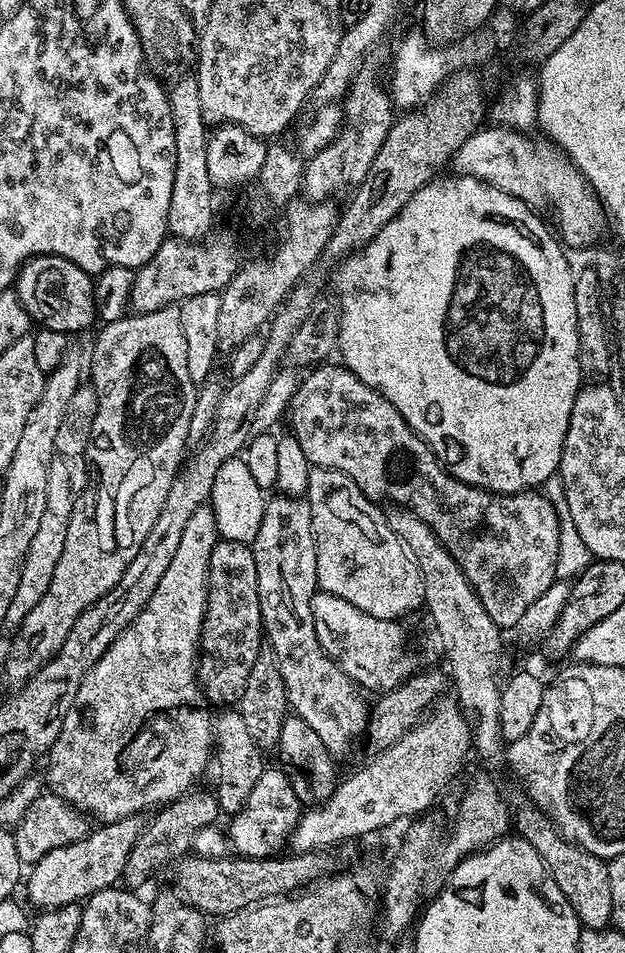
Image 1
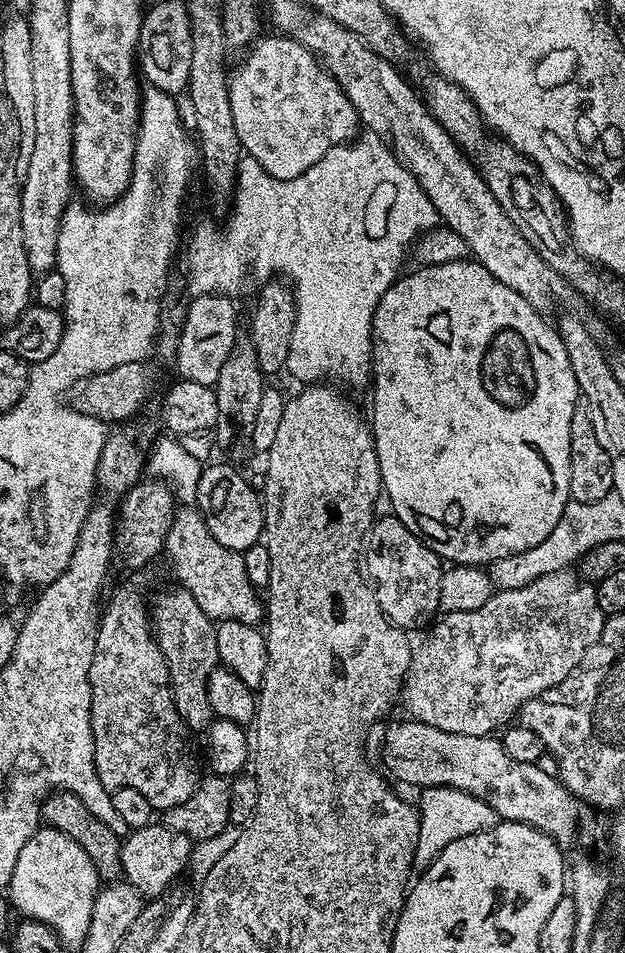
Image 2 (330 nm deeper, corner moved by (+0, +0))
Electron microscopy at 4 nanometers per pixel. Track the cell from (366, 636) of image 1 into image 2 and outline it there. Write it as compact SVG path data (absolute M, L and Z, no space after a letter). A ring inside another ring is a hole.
M177 507L170 534L164 543L164 552L180 579L177 580L179 587L194 594L194 602L198 602L198 606L202 606L204 613L214 622L237 620L259 625L265 619L265 601L256 597L258 589L248 576L243 555L222 546L222 542L210 534L199 507Z

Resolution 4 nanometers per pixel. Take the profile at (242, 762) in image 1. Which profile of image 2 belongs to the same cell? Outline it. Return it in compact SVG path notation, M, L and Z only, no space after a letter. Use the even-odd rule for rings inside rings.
M179 586L168 588L150 600L150 619L156 643L159 644L168 667L174 706L182 722L193 733L207 733L214 719L208 683L210 674L220 664L216 624L204 613L202 606L194 602L194 594Z

